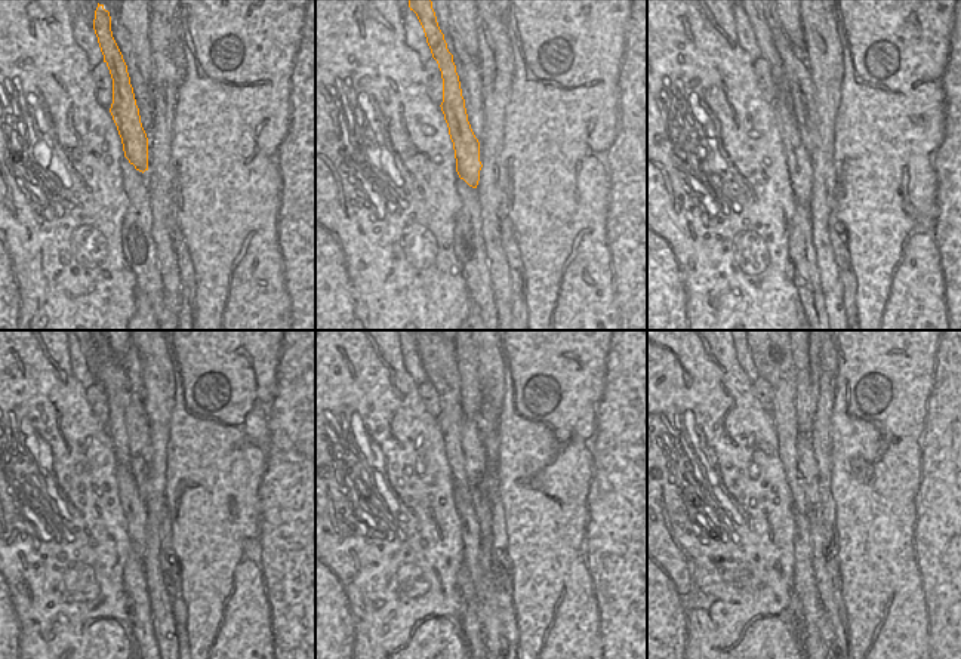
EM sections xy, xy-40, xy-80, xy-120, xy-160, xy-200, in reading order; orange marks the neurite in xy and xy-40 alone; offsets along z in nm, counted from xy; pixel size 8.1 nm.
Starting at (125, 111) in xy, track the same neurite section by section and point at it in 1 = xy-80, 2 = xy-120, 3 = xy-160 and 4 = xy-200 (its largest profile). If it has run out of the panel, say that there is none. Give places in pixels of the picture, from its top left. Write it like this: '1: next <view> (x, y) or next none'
1: next xy-80 (798, 163)
2: next xy-120 (135, 511)
3: next xy-160 (470, 530)
4: next xy-200 (804, 581)

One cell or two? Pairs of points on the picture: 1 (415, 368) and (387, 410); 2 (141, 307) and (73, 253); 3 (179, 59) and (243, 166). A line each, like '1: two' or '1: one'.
1: two
2: two
3: two

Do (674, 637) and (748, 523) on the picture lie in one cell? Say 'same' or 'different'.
same

